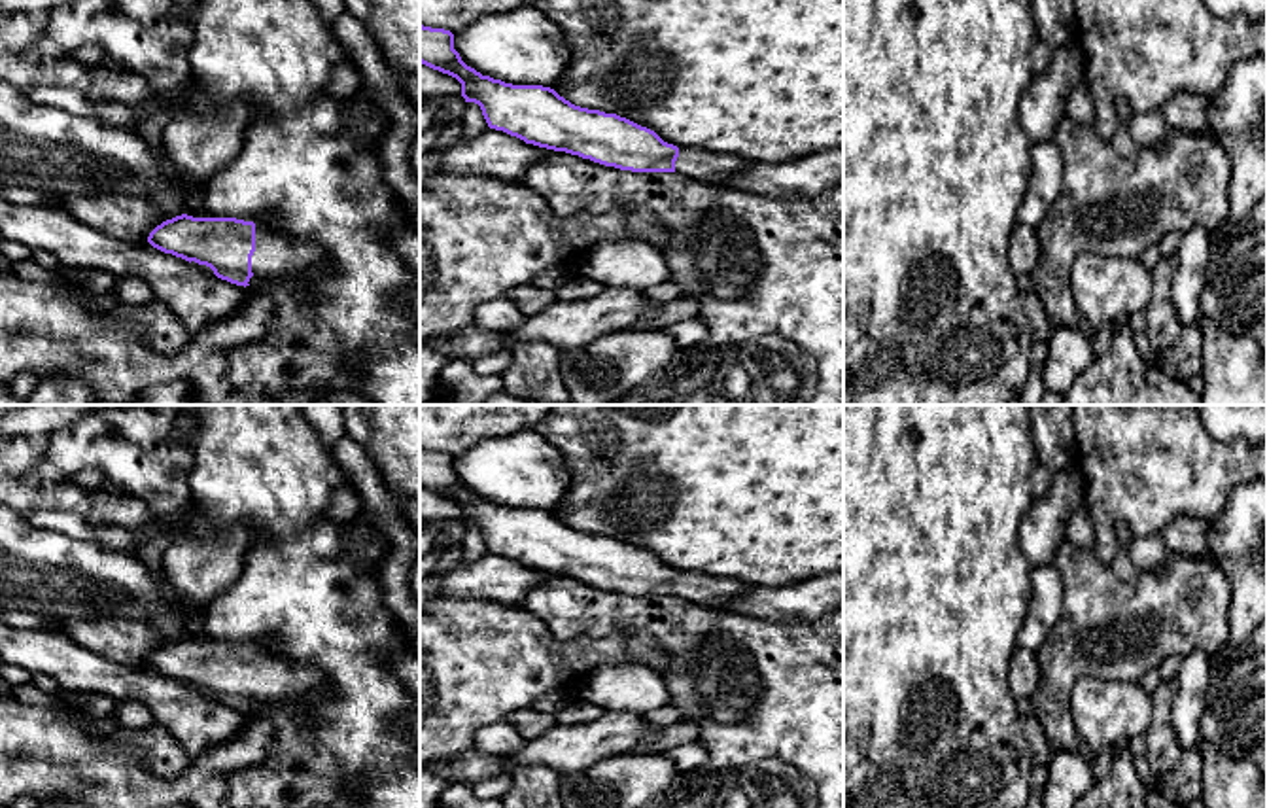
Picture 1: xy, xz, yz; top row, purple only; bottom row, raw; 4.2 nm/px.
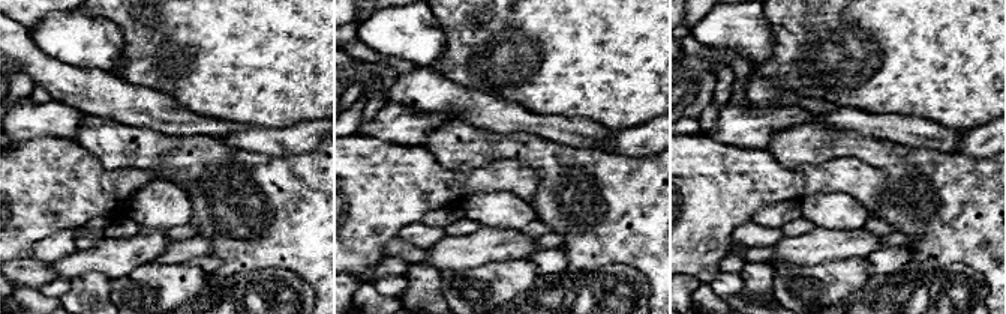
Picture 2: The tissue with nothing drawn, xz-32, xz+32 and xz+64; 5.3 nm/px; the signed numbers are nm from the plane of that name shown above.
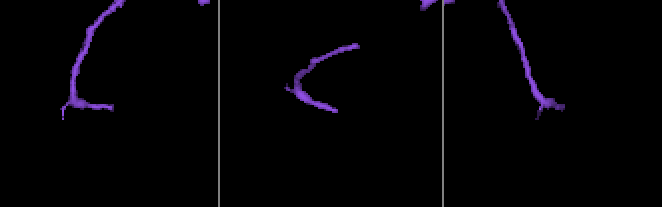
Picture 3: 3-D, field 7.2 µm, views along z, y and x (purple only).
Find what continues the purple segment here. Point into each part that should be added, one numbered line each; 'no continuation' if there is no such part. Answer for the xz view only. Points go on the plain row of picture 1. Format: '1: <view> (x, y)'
1: xz (708, 591)

